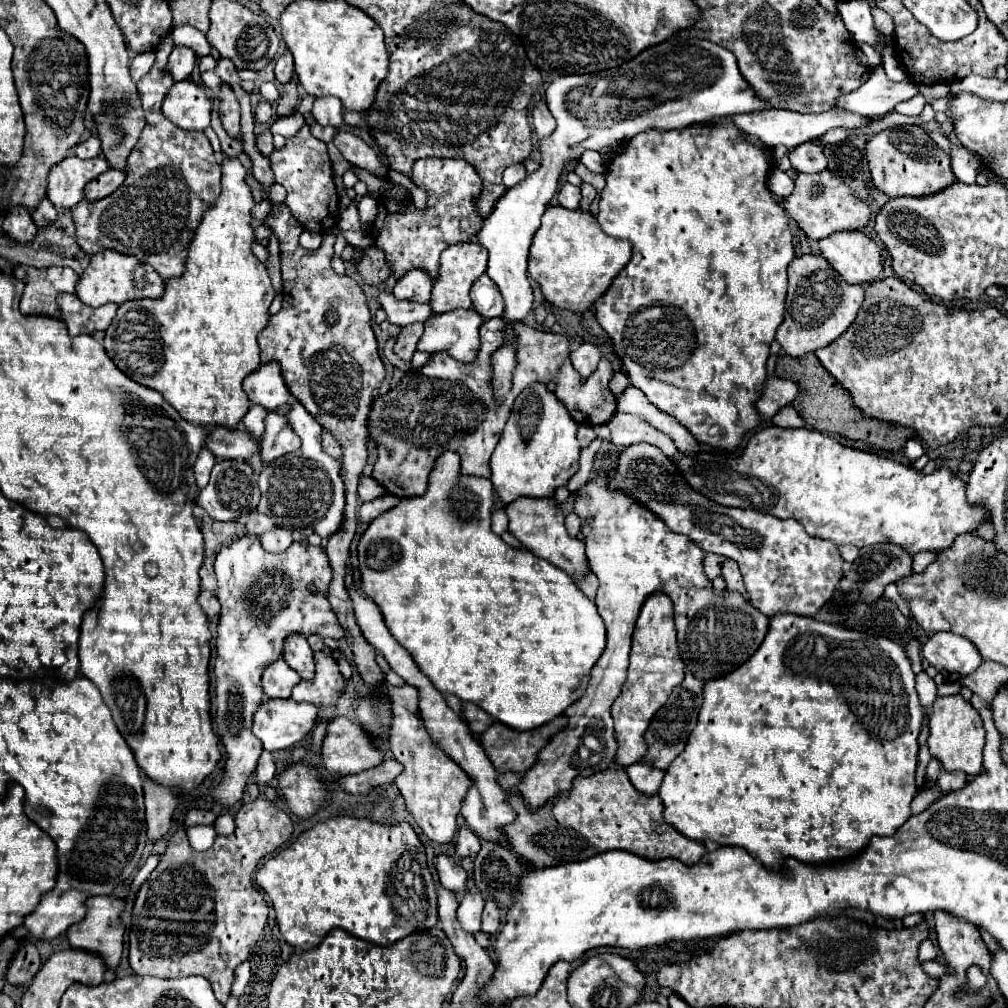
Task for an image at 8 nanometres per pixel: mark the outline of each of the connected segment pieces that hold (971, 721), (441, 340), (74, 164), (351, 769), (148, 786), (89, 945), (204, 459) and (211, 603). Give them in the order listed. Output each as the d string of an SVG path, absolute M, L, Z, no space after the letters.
M947 695L937 697L931 707L929 717L929 753L941 761L943 771L955 773L963 771L969 777L977 777L981 773L983 763L983 745L985 745L985 729L981 725L979 713L961 697L961 695Z
M475 309L435 313L425 323L425 333L419 339L417 351L443 351L461 363L469 363L477 357L481 323L483 317Z
M65 157L59 165L51 167L47 179L47 197L57 209L75 207L83 199L85 185L109 169L111 165L105 157Z
M335 717L327 723L323 739L323 765L329 773L353 775L383 761L381 749L373 747L357 721Z
M143 777L143 789L147 807L147 835L151 841L157 841L165 837L171 827L171 815L177 807L177 793L171 787L153 783L149 777Z
M95 895L85 901L85 907L87 907L87 913L85 913L83 921L69 927L67 939L69 939L71 947L93 951L105 959L109 969L115 969L119 965L121 953L123 953L125 925L121 923L121 913L125 909L125 901L119 897L113 897L113 895Z
M203 447L199 457L197 457L197 463L195 463L195 479L197 479L197 485L203 489L207 483L209 483L209 475L211 475L211 469L215 465L215 455Z
M201 591L199 595L199 605L203 607L203 611L207 613L207 617L215 617L219 613L219 601L215 595L211 595L209 591Z

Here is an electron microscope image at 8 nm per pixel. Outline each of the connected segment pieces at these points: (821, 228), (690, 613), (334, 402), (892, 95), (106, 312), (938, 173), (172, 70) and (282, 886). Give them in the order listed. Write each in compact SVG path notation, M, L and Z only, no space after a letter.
M829 171L807 175L799 173L795 179L795 191L785 199L785 211L797 221L797 225L805 231L809 239L823 239L837 231L853 231L863 229L869 223L869 207L861 199L857 199L851 189L843 183L843 179L835 177Z
M601 469L597 477L579 487L573 505L573 511L581 519L589 567L599 579L595 603L607 625L607 647L591 669L585 695L565 711L569 725L551 737L541 749L537 763L523 775L523 783L517 787L531 809L537 809L555 793L571 789L571 781L577 775L589 777L615 763L617 741L611 705L625 683L633 627L647 595L661 591L671 597L681 657L687 669L705 681L723 677L745 663L769 631L769 619L739 593L713 593L711 581L703 573L703 551L691 543L689 537L671 533L667 525L663 525L655 513L643 509L639 501L631 501L627 493L611 489L611 485L607 485L607 473L607 469Z
M287 205L271 207L267 217L271 229L281 241L281 275L283 275L283 307L273 315L267 327L259 333L261 361L279 361L285 383L291 395L317 419L317 423L331 431L343 449L341 477L345 483L345 517L339 533L333 533L327 543L327 555L333 569L329 585L329 603L345 629L345 639L353 649L353 663L357 665L365 683L379 685L383 673L375 663L375 649L363 637L355 613L351 609L351 597L345 587L349 545L357 527L357 487L361 471L367 463L367 415L371 401L381 381L385 379L385 367L377 353L377 341L371 329L371 315L363 289L351 277L339 277L331 269L335 231L325 233L323 245L315 253L299 245L303 227Z
M879 63L877 67L873 67L871 71L871 77L867 79L867 83L863 83L859 89L851 91L851 93L845 93L843 97L837 99L837 103L833 105L835 111L847 111L847 113L857 113L861 117L867 117L867 119L875 119L875 117L883 117L887 113L891 113L895 109L895 105L899 101L907 101L911 99L913 95L925 95L927 101L935 101L935 99L941 99L941 97L949 97L949 85L947 83L931 83L931 85L919 85L919 83L913 83L911 79L905 79L901 83L893 83L891 79L887 79L885 75L885 69L883 69L883 63Z
M59 293L57 303L61 307L61 319L65 321L71 337L105 331L111 325L119 307L115 303L107 303L99 309L93 309L81 303L81 299L75 293Z
M895 125L875 133L865 147L873 185L885 195L893 197L923 197L945 189L955 181L949 165L949 155L939 149L929 133L917 125Z
M175 47L167 61L167 73L173 77L173 81L183 81L191 75L195 63L197 63L195 51L191 51L189 47Z
M347 815L321 821L313 829L303 831L295 839L295 843L267 859L265 865L257 871L255 883L271 897L277 925L285 941L301 949L319 945L321 939L335 927L345 929L347 933L367 939L375 945L389 945L413 931L427 931L437 925L437 893L433 875L427 867L425 845L421 843L413 827L405 821L383 825L367 817L357 819Z

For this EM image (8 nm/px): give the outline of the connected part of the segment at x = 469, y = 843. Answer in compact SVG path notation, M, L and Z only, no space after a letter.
M461 827L459 833L457 833L457 843L455 843L455 853L461 857L461 859L467 859L467 857L475 857L479 853L479 839L473 831L469 831L469 827Z

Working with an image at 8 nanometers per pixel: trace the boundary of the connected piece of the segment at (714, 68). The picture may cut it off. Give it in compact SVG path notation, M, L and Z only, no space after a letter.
M671 37L641 51L615 71L555 77L545 91L545 101L557 121L557 129L551 137L539 141L543 153L541 167L535 173L529 173L519 185L505 191L477 233L479 243L489 251L487 275L505 299L505 341L491 355L491 387L497 403L511 391L517 367L517 335L513 325L525 319L533 309L533 289L527 279L531 237L539 229L541 215L557 191L565 163L579 159L585 149L601 151L603 147L621 145L635 133L651 127L663 131L683 129L687 125L719 117L773 109L773 105L759 99L755 89L747 85L747 79L739 75L737 59L729 49L697 37Z

